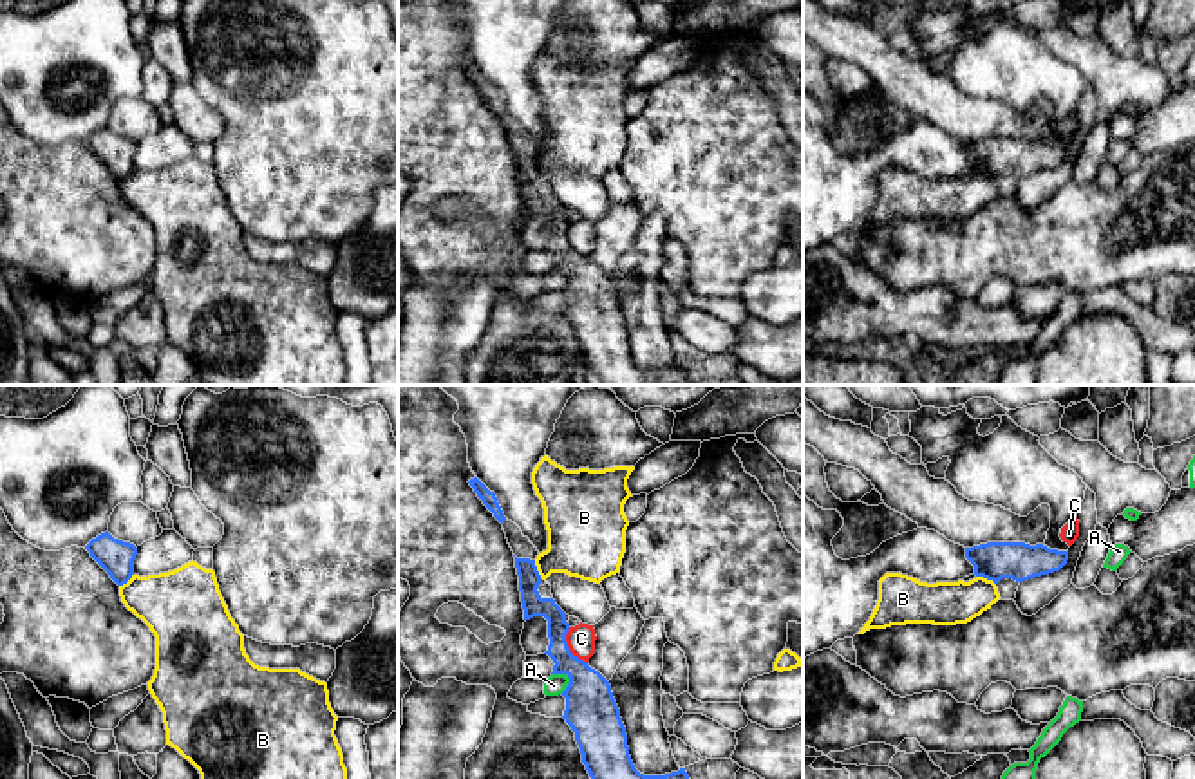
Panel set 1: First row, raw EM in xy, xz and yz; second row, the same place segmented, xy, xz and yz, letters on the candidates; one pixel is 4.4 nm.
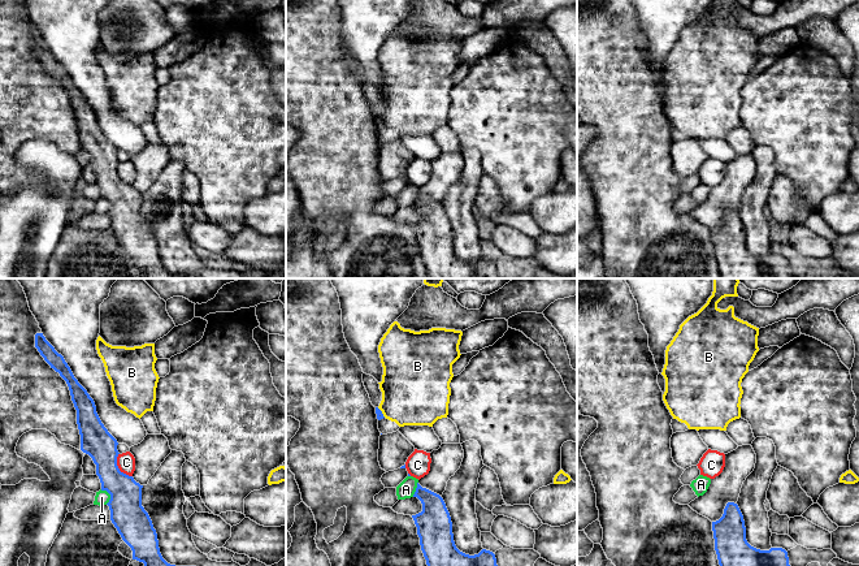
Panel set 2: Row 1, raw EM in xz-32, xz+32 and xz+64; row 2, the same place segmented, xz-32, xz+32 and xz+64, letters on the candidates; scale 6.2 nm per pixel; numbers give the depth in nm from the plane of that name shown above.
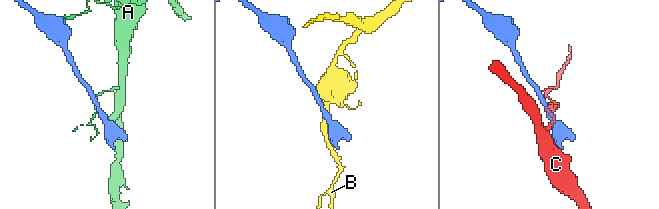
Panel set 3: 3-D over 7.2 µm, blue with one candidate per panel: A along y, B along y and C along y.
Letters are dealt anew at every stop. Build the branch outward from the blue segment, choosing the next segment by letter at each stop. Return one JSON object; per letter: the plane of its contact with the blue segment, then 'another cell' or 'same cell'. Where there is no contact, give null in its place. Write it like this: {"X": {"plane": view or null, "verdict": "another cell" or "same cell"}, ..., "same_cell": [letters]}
{"A": {"plane": "xz", "verdict": "another cell"}, "B": {"plane": "xz", "verdict": "another cell"}, "C": {"plane": "xz", "verdict": "another cell"}, "same_cell": []}

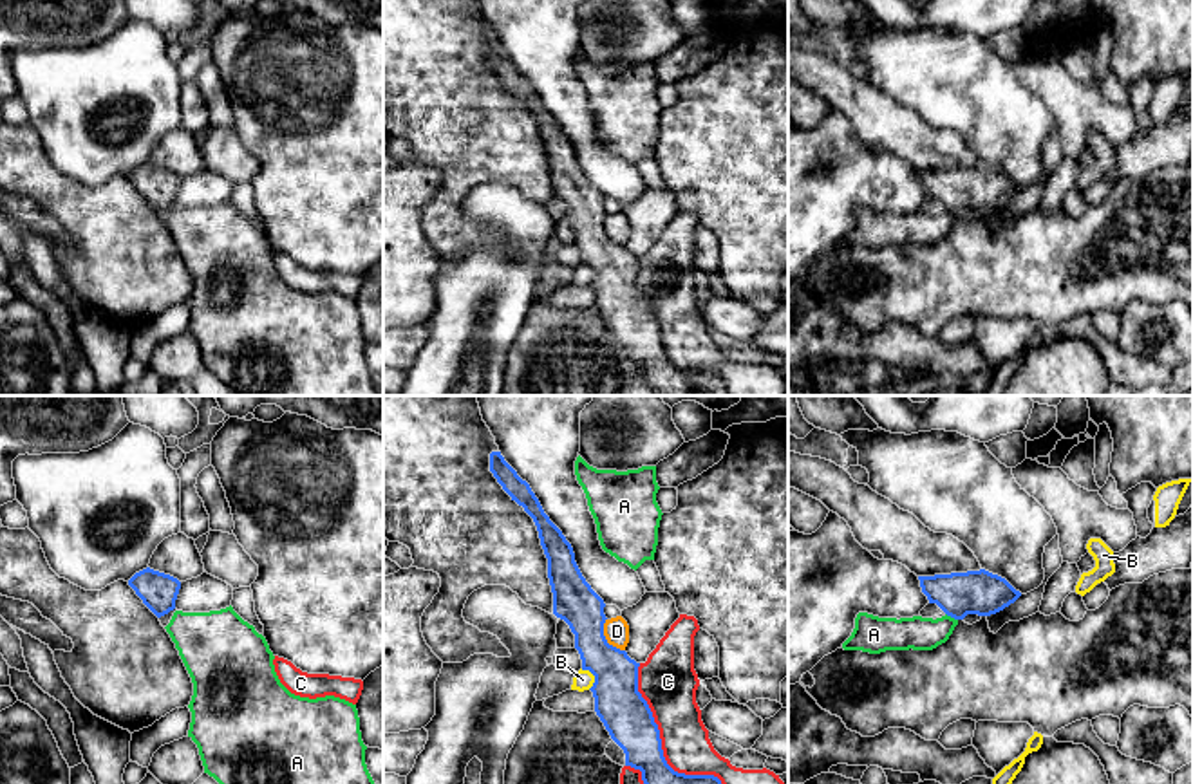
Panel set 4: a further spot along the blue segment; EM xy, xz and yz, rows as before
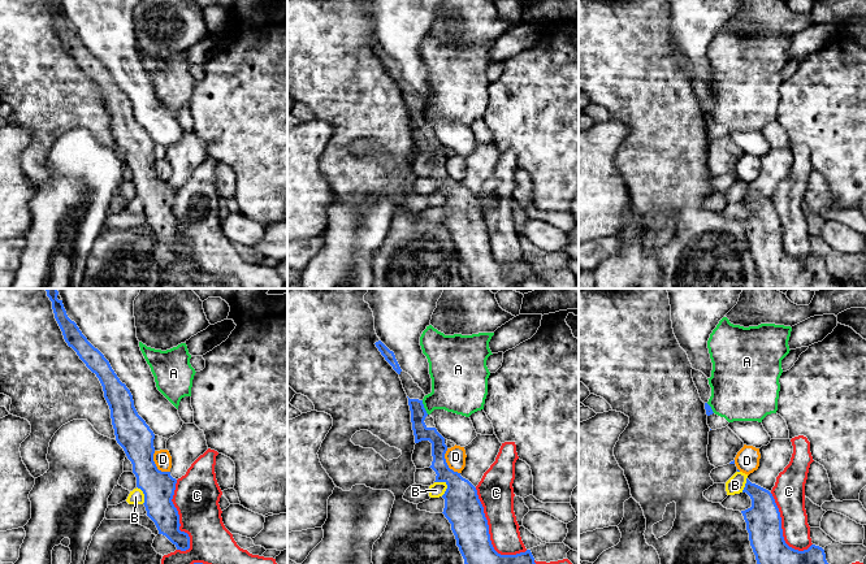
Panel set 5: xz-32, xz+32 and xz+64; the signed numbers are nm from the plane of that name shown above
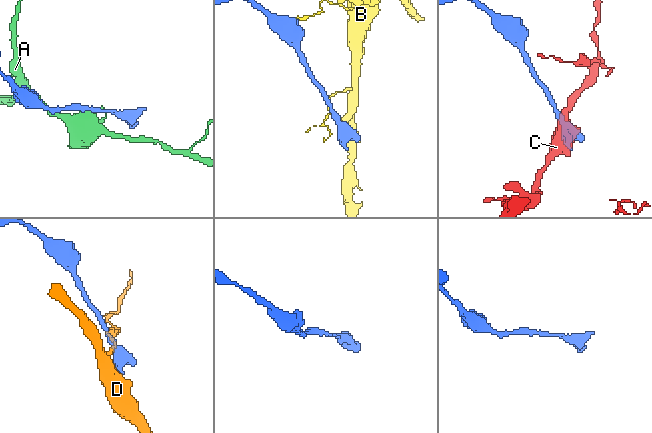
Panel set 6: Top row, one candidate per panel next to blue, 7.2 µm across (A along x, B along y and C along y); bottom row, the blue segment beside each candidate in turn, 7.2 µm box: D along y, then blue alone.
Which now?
{"A": {"plane": "yz", "verdict": "another cell"}, "B": {"plane": "xz", "verdict": "another cell"}, "C": {"plane": "xz", "verdict": "another cell"}, "D": {"plane": "xz", "verdict": "another cell"}, "same_cell": []}

